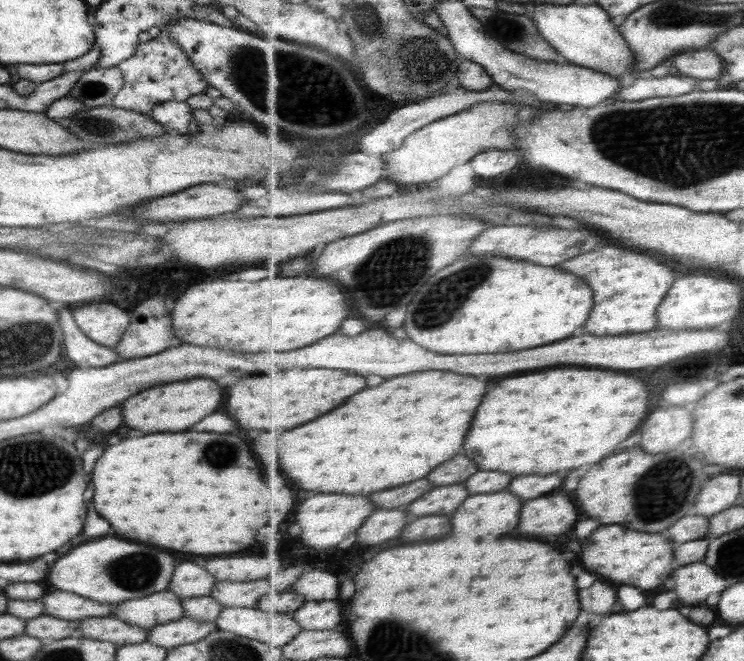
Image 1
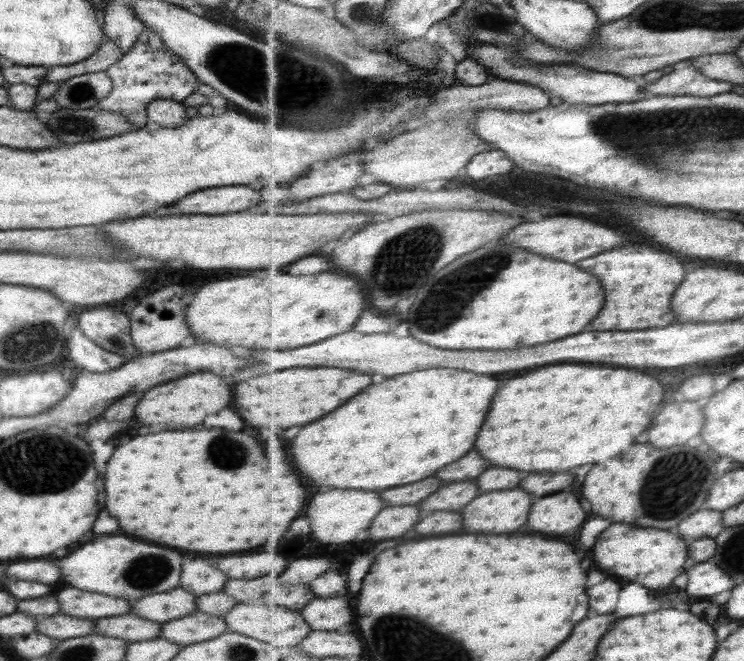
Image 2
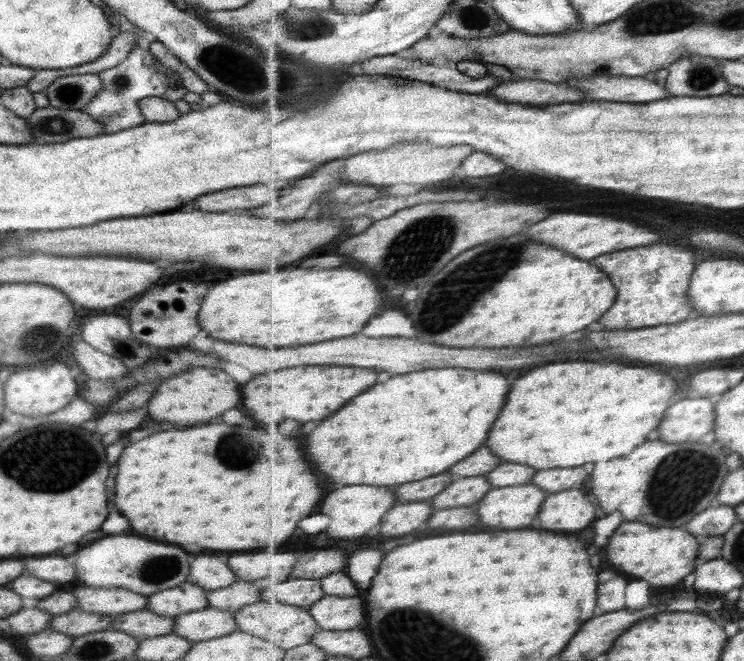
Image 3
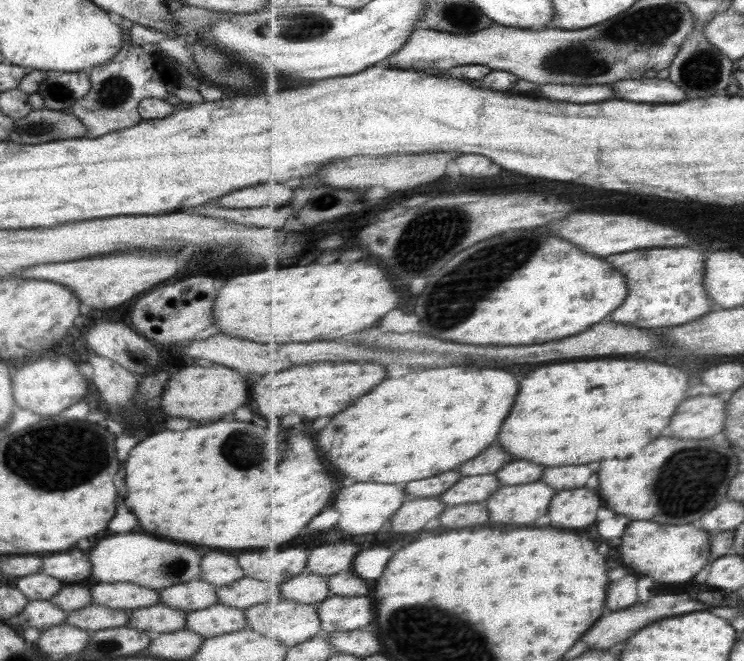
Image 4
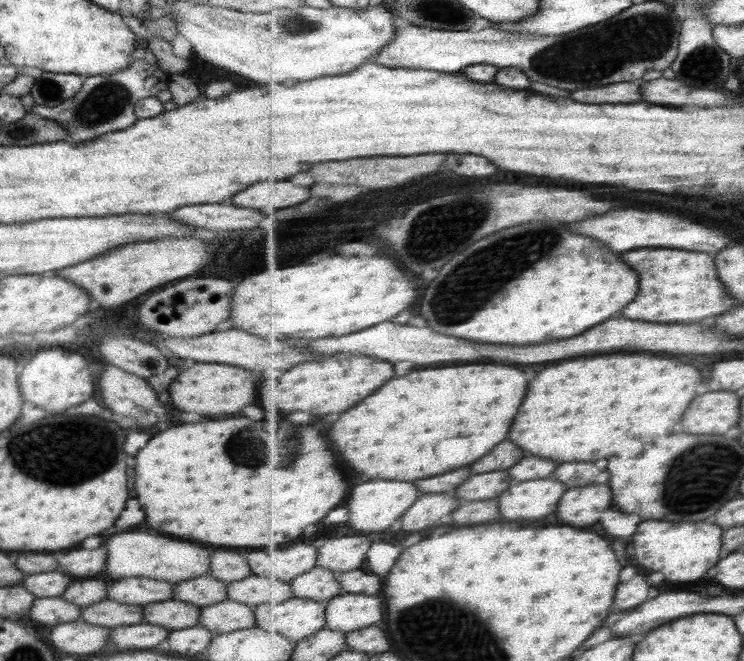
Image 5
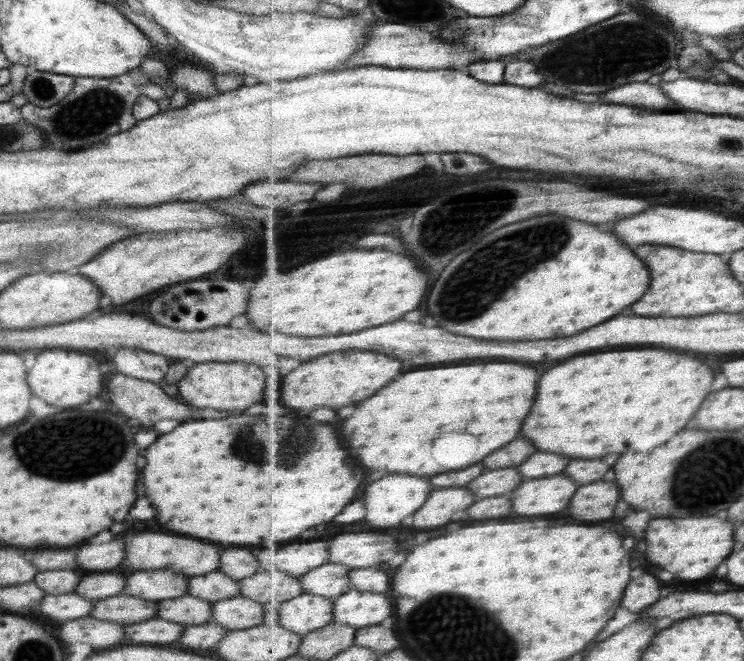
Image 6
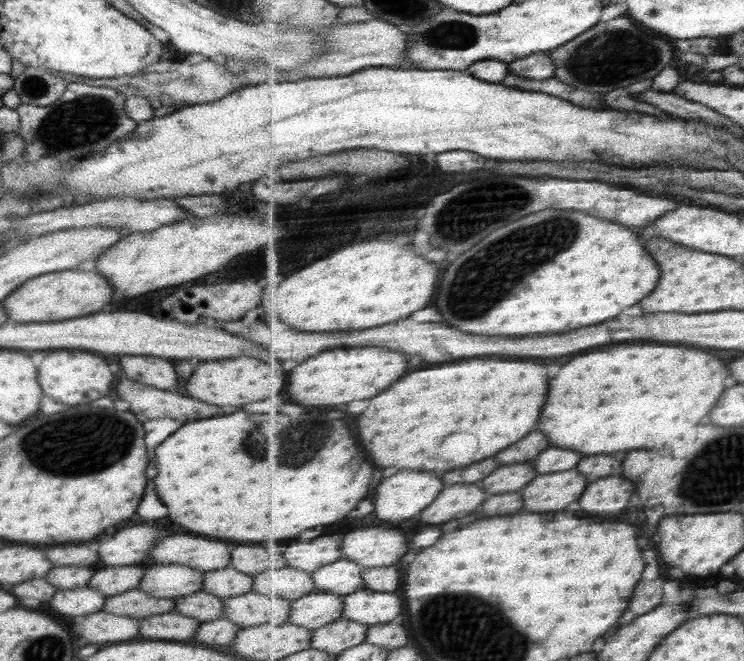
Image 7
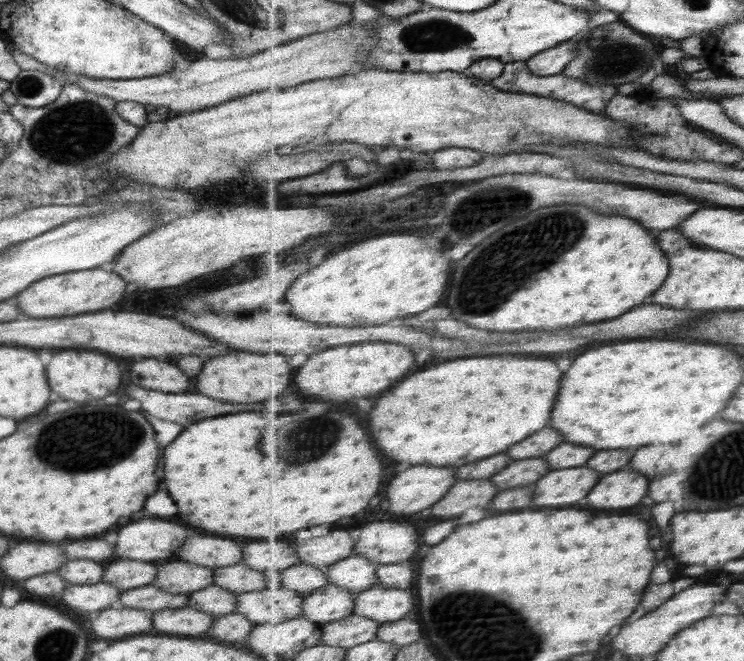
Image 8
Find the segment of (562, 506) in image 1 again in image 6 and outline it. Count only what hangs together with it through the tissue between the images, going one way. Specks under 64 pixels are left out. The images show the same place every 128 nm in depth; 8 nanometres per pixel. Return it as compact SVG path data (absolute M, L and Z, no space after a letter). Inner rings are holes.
M593 482L579 488L579 496L571 500L571 516L577 520L607 520L615 514L615 506L621 500L621 488L617 482Z

